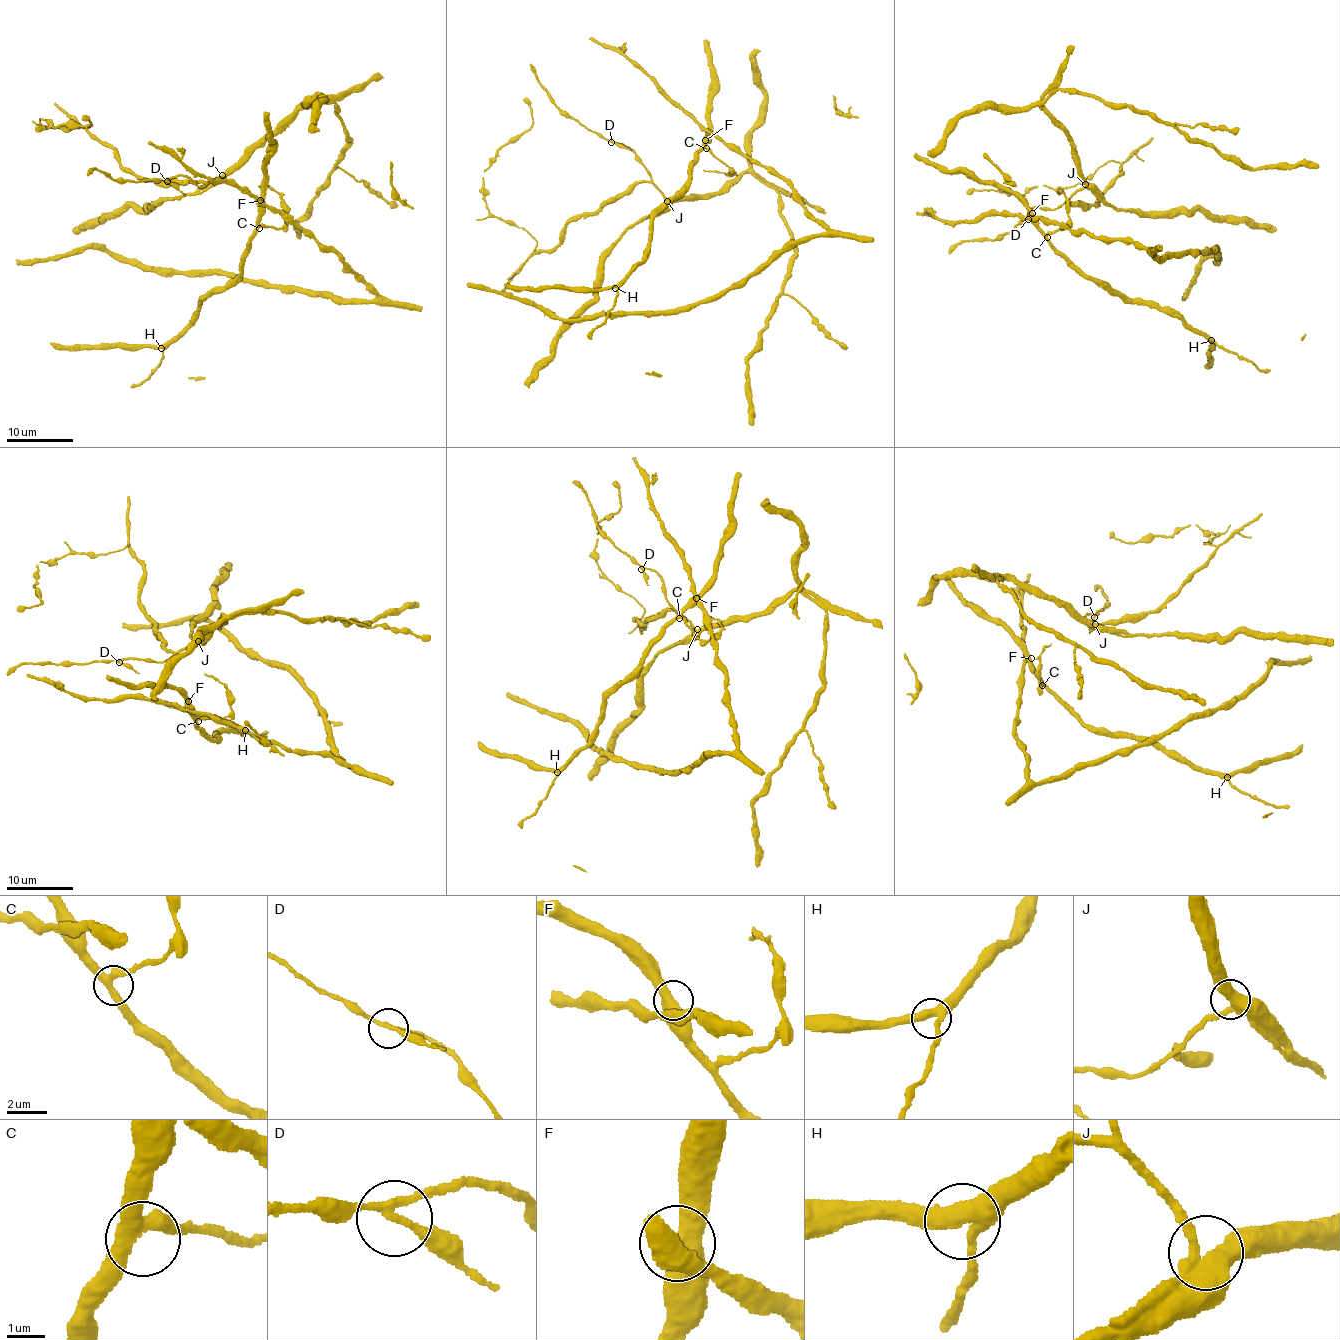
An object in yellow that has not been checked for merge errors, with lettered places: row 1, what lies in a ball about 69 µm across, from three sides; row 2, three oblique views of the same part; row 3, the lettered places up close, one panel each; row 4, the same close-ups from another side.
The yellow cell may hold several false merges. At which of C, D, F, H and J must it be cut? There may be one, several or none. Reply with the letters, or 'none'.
none

